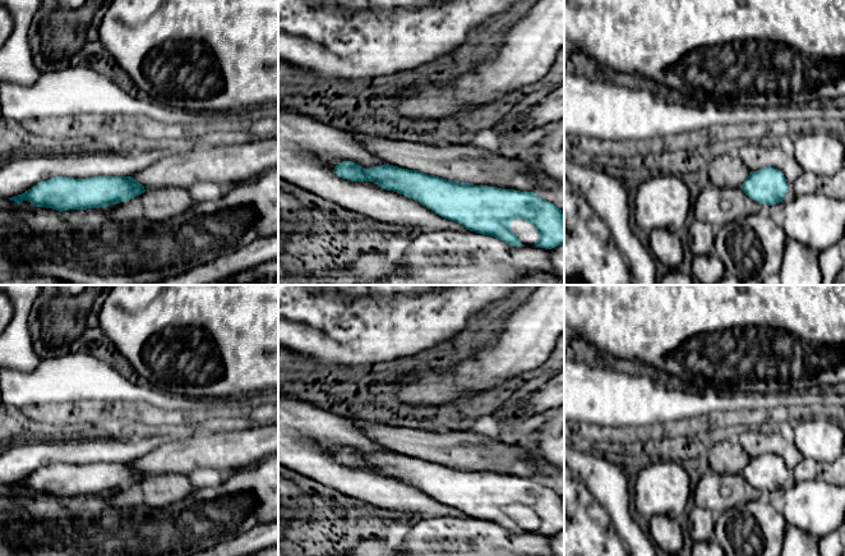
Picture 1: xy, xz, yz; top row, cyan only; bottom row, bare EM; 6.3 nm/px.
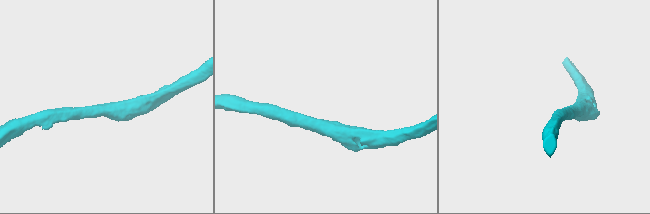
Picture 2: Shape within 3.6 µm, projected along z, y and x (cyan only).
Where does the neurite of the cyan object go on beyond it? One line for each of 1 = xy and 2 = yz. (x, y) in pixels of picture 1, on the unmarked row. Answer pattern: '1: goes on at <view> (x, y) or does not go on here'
1: does not go on here
2: does not go on here

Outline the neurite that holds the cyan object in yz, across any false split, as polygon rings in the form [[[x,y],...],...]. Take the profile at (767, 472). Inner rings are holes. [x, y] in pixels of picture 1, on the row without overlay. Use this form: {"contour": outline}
{"contour": [[[767,452],[751,458],[740,474],[759,491],[774,492],[782,488],[788,478],[788,469],[780,456]]]}

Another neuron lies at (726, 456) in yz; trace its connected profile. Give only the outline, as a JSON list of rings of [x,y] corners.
[[[738,440],[720,441],[705,456],[705,465],[719,474],[740,474],[749,459]]]

